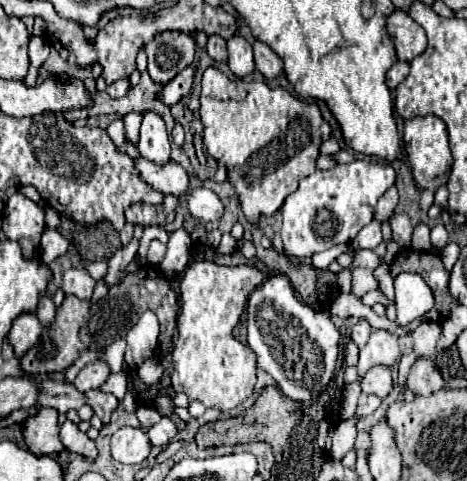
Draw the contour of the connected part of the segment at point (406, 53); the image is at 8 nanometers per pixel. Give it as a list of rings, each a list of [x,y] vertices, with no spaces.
[[[394,10],[386,20],[386,30],[394,42],[398,60],[410,62],[426,50],[426,32],[422,32],[422,26],[414,24],[406,12]]]

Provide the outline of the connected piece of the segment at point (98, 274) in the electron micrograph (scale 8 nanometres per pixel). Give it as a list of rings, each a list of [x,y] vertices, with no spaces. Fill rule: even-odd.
[[[84,260],[84,262],[82,262],[82,268],[84,268],[94,280],[100,280],[100,278],[106,274],[108,262],[106,262],[106,260],[100,260],[100,262],[88,262],[88,260]]]

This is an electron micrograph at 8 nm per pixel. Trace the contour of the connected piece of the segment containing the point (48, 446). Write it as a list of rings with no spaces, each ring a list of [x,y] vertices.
[[[40,406],[38,412],[24,420],[22,432],[28,444],[28,450],[36,456],[50,456],[64,450],[58,438],[58,412],[54,408]]]

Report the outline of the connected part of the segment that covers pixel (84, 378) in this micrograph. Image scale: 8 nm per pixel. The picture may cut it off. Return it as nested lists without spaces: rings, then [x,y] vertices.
[[[96,360],[96,362],[92,362],[92,364],[88,364],[88,366],[84,366],[84,368],[80,370],[80,374],[78,374],[76,380],[74,380],[74,386],[76,386],[80,392],[94,390],[94,388],[98,388],[100,384],[106,382],[108,374],[110,374],[110,368],[106,366],[106,362]]]

